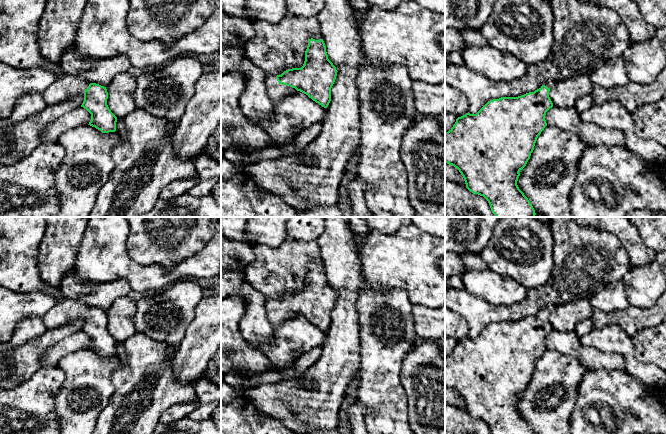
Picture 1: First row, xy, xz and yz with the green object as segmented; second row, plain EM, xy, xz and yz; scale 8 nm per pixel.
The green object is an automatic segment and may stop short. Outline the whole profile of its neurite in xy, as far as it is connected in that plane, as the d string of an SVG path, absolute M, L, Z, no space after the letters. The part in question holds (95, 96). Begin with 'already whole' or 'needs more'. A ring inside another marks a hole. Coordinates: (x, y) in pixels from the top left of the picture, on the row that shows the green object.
needs more | M0 0L0 63L21 69L41 67L56 73L56 82L42 93L46 105L60 103L83 92L84 101L81 107L91 114L88 125L95 127L102 133L115 132L117 117L107 105L108 92L106 87L89 83L81 77L71 76L63 72L59 64L51 63L42 56L38 45L37 31L45 5L46 0Z

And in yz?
needs more | M549 80L534 92L518 97L501 97L488 101L476 114L456 119L453 127L445 133L445 162L459 170L466 188L473 194L483 196L496 217L535 217L536 213L528 198L517 185L520 171L526 166L534 150L538 136L547 126L545 115L553 107L549 91L556 84Z

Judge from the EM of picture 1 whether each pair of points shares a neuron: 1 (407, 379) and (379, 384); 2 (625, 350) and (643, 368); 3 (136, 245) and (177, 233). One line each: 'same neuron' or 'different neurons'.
1: different neurons
2: same neuron
3: same neuron

